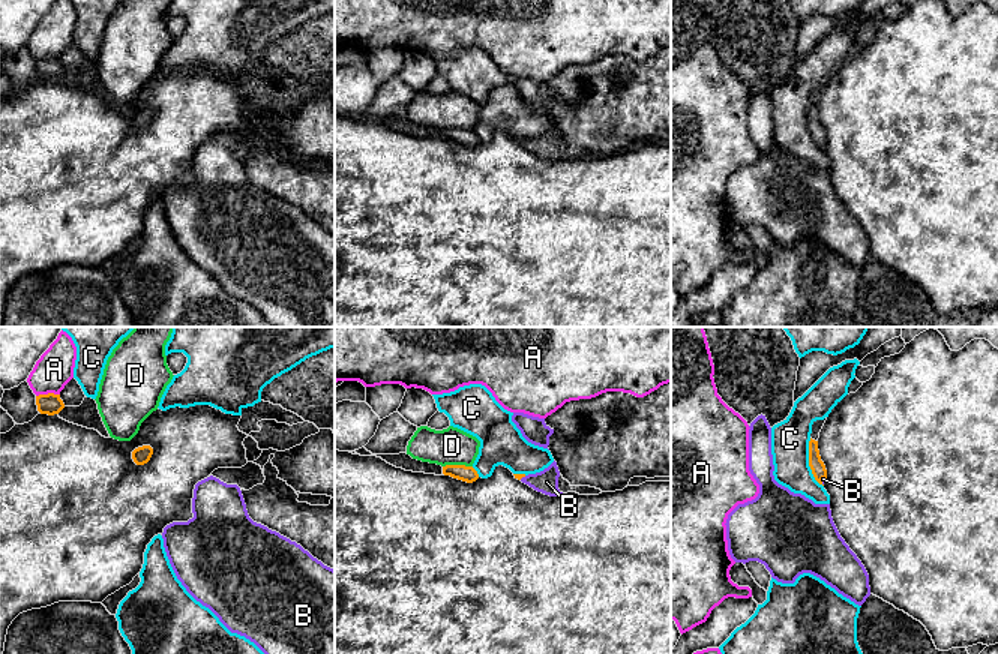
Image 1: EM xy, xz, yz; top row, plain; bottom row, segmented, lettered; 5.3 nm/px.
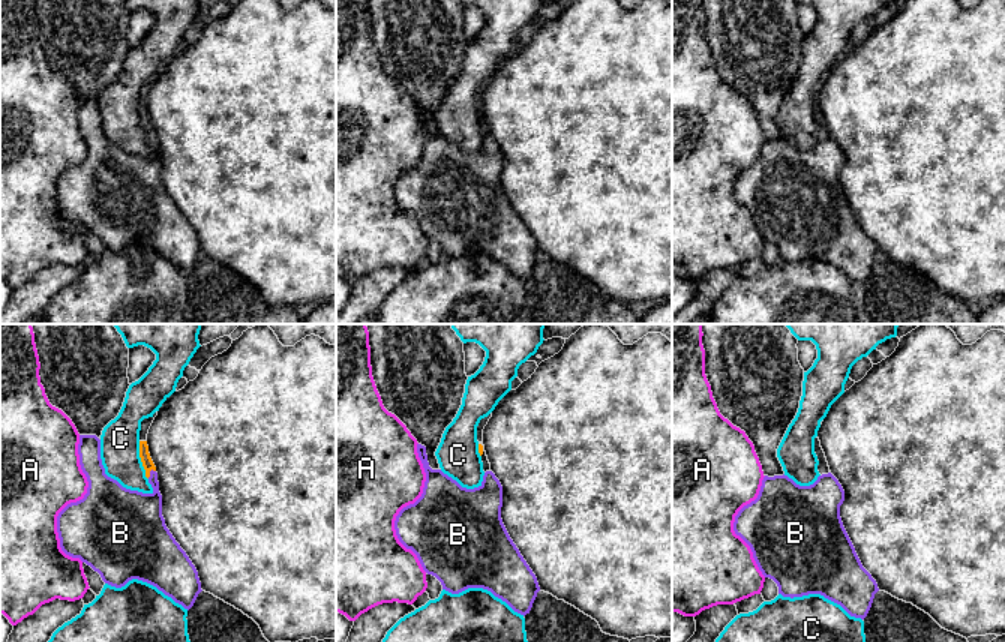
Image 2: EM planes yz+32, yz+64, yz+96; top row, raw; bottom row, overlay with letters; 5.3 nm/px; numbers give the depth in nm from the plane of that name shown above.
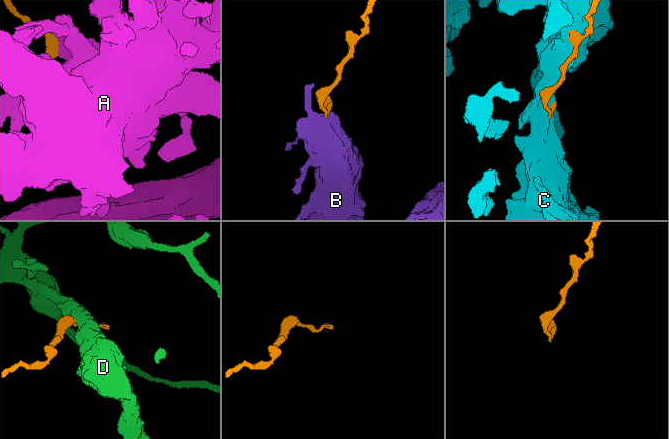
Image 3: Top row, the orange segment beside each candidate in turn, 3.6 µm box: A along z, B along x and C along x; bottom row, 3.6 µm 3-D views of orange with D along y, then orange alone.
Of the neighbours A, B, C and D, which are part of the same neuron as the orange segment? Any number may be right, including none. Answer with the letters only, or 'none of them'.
B

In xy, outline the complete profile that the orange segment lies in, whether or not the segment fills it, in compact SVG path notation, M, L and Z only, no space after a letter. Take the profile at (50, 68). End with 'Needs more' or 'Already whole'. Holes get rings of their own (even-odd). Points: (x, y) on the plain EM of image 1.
M54 57L36 60L36 69L41 78L48 78L48 80L59 78L65 72L60 58Z. Already whole

